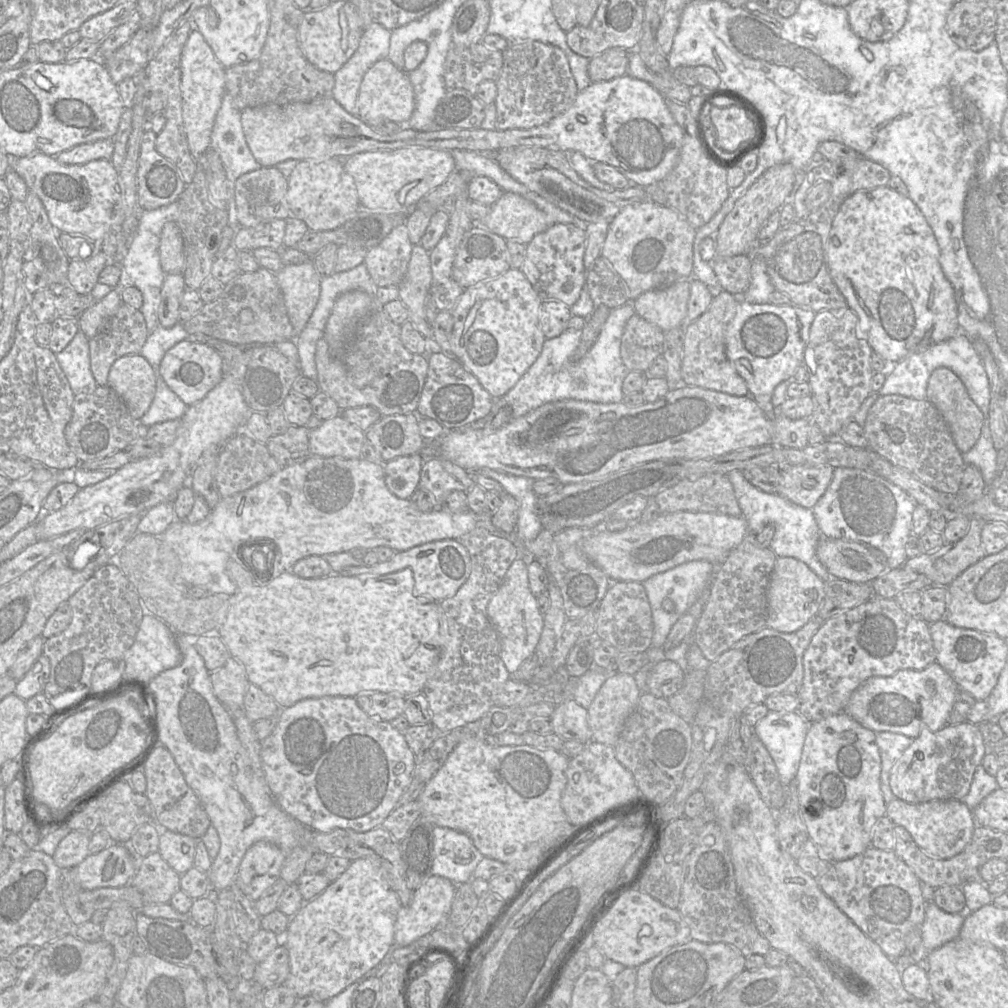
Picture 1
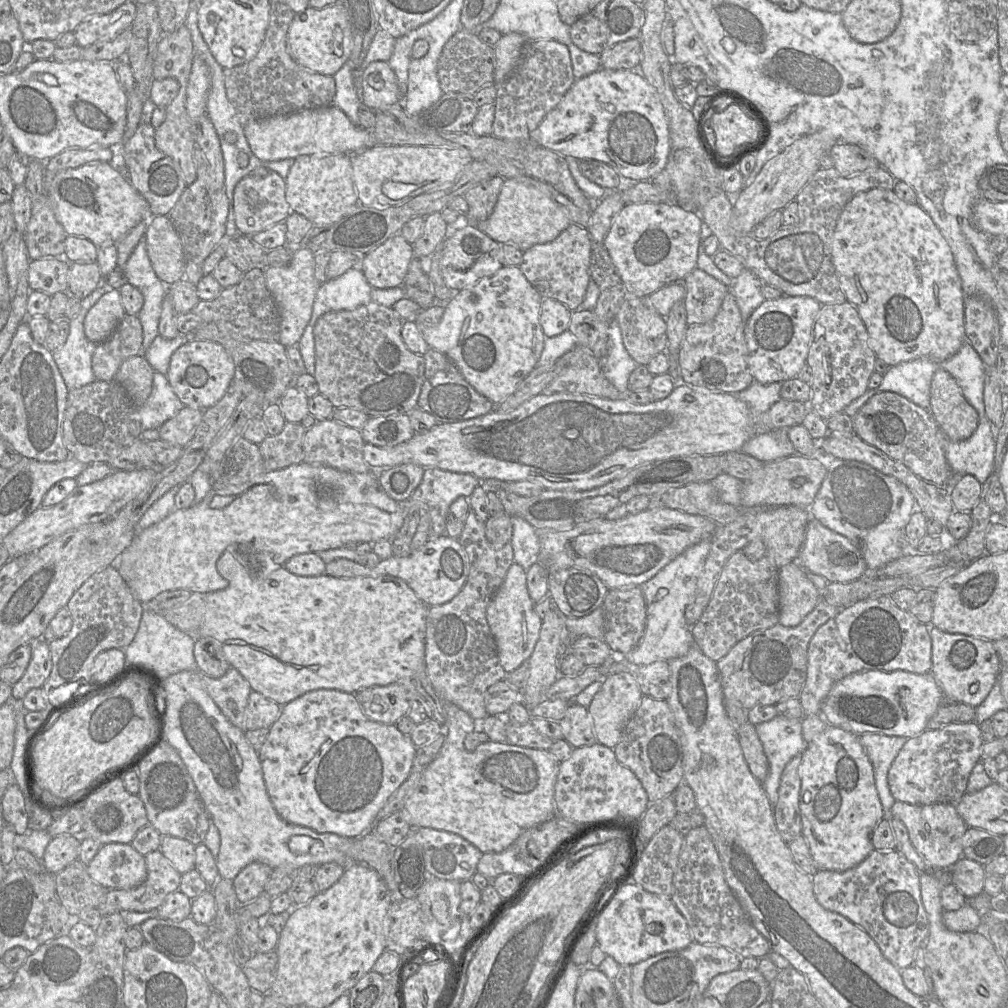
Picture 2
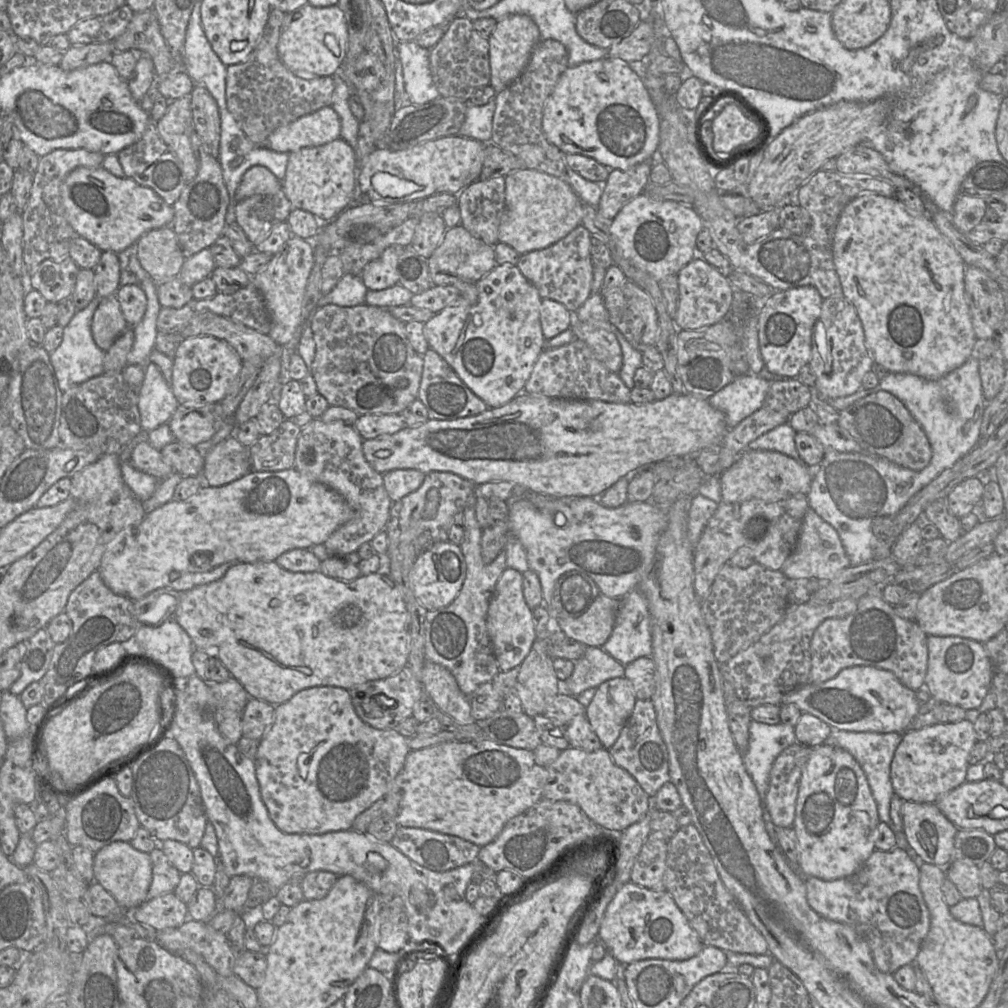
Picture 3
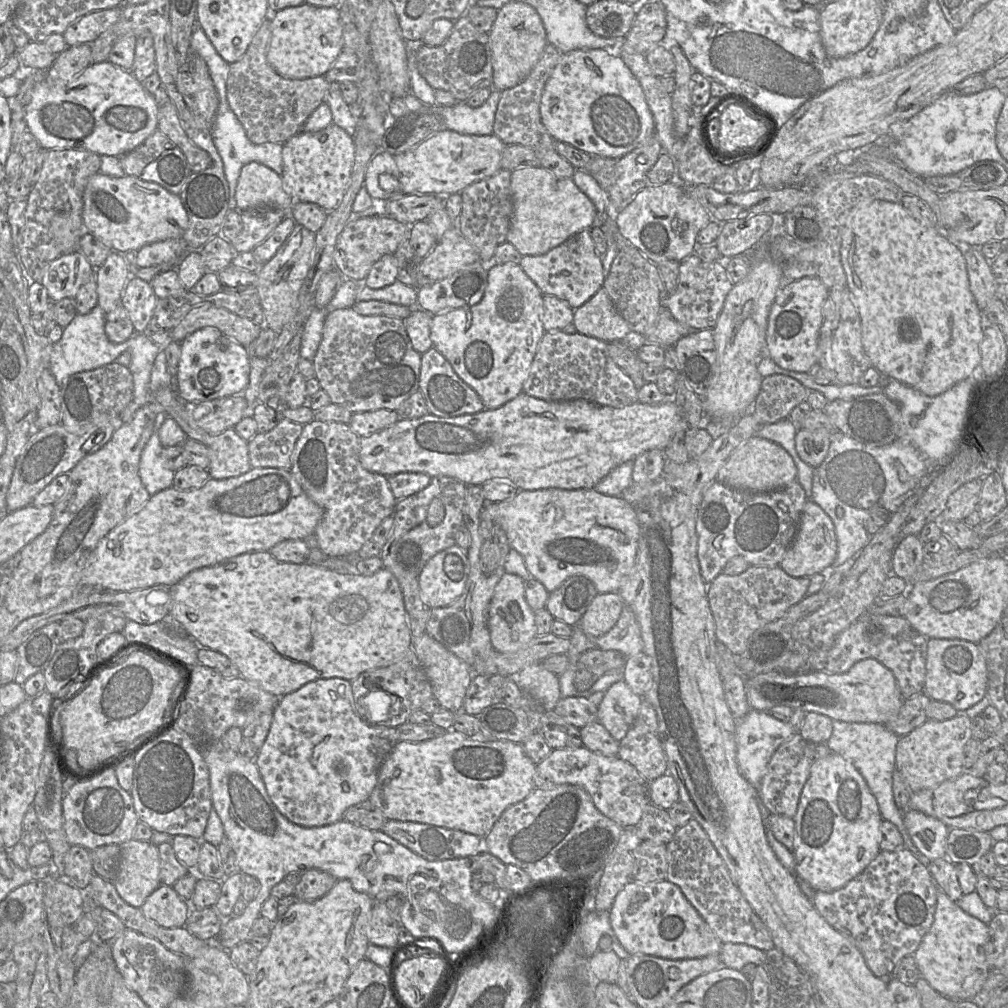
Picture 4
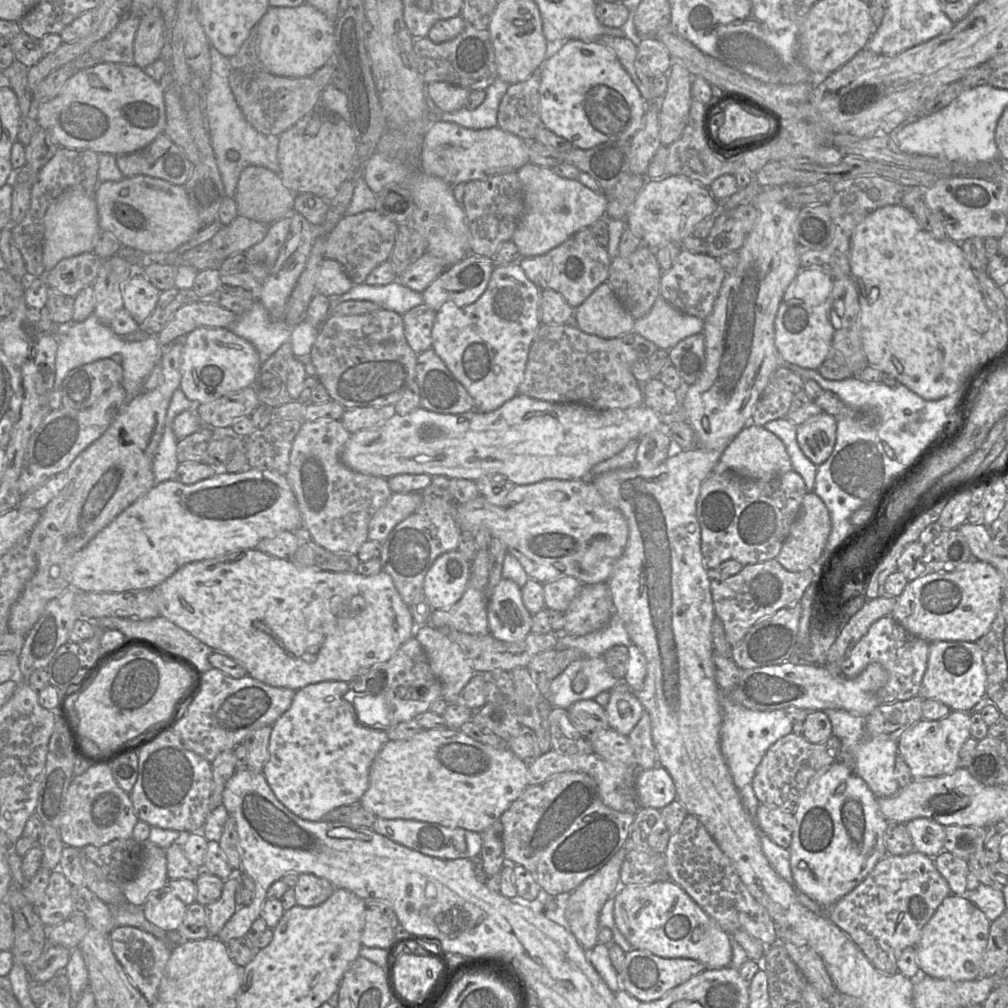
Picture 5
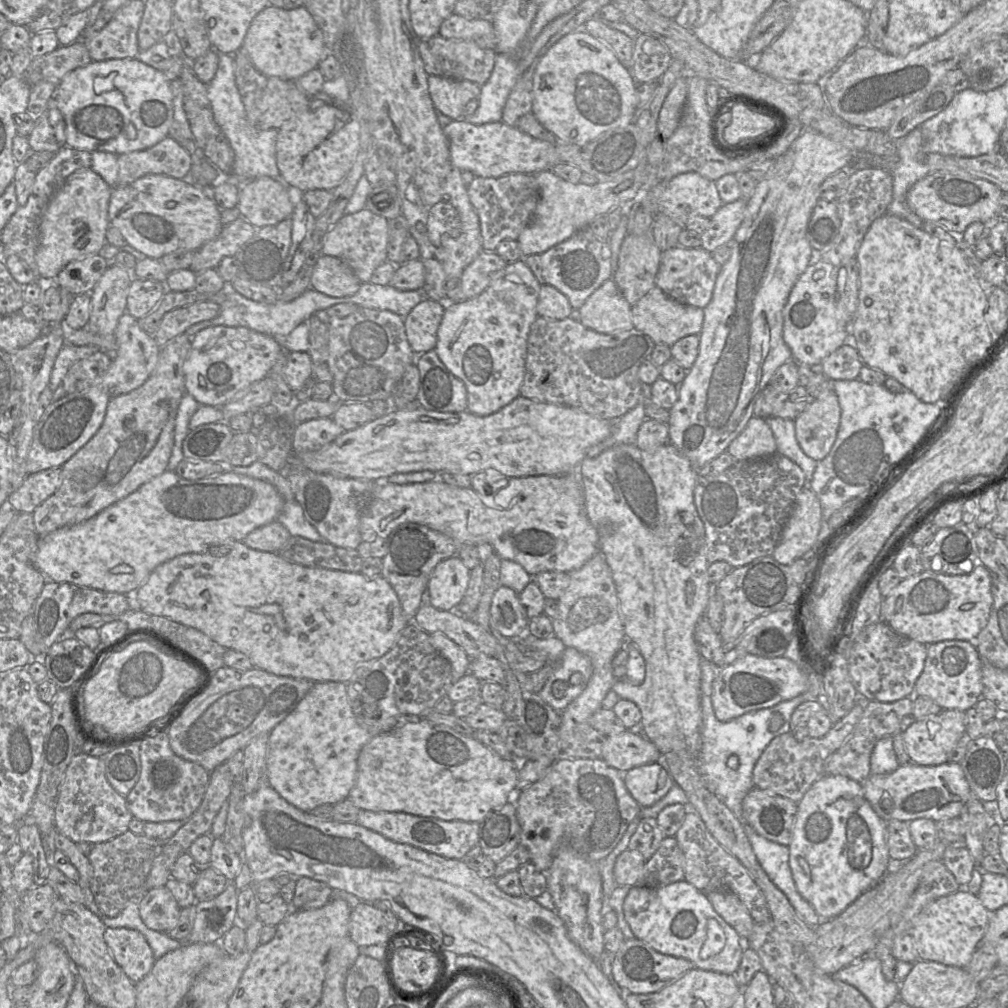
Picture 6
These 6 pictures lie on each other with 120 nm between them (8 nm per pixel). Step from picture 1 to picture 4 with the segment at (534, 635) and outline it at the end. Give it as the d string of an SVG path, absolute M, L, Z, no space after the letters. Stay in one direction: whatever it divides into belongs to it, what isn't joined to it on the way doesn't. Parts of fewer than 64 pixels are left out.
M505 572L495 587L488 610L488 629L492 647L500 653L514 653L536 635L535 612L525 599L524 583L518 575Z

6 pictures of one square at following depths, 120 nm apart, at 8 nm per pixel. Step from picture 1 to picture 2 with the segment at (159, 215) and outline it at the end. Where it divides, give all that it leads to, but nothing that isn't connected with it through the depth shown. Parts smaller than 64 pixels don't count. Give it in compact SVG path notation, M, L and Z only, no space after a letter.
M145 235L139 240L132 251L129 259L123 267L128 283L138 288L144 296L144 305L138 314L143 329L142 351L145 352L159 335L159 320L162 312L163 299L167 293L167 285L164 284L156 275L146 249Z

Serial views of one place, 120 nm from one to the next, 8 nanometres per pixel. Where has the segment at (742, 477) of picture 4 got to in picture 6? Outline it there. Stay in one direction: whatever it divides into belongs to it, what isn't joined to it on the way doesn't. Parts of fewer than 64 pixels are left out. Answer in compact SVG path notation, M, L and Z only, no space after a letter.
M753 415L743 431L729 444L727 452L739 460L767 458L776 454L775 437L766 420Z

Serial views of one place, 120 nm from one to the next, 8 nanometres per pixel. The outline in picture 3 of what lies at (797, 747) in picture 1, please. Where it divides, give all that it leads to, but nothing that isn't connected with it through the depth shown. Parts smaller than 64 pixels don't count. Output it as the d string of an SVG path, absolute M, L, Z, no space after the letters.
M751 720L749 741L743 753L745 768L758 791L762 817L770 839L777 845L775 824L772 821L766 803L770 770L776 757L788 746L797 742L794 726L784 724L766 724Z

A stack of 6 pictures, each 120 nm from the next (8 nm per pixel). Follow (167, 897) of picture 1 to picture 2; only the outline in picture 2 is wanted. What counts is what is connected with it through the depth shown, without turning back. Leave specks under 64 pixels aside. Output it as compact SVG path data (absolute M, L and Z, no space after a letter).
M160 850L145 855L145 861L147 877L142 884L131 889L108 889L104 902L97 907L103 917L115 912L148 912L157 909L168 894L179 890L182 874L173 867Z

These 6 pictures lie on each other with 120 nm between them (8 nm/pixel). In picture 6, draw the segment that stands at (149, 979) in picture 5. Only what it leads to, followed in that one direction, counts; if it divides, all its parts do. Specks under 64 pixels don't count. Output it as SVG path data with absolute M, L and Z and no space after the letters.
M106 928L104 939L113 959L133 983L151 971L156 960L141 932L129 928Z

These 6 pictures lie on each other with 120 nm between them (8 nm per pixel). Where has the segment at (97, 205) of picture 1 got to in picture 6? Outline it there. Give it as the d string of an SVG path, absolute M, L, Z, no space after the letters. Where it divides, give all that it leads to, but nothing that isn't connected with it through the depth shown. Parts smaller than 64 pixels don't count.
M147 174L128 185L112 187L108 218L128 245L159 259L176 250L198 250L214 239L223 228L221 210L212 197L212 186L198 187L188 179Z

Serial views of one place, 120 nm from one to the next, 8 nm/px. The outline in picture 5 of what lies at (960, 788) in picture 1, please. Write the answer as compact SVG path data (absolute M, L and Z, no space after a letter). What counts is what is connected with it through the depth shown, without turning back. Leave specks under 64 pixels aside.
M952 710L940 720L923 718L906 730L898 739L898 753L908 765L912 780L947 775L959 767L960 749L970 736L969 712Z

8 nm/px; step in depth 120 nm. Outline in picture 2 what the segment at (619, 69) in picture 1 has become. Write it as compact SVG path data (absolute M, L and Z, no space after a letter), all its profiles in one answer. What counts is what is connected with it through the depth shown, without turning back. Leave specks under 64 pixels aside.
M631 38L605 49L600 55L601 67L610 70L637 70L641 62L639 38Z

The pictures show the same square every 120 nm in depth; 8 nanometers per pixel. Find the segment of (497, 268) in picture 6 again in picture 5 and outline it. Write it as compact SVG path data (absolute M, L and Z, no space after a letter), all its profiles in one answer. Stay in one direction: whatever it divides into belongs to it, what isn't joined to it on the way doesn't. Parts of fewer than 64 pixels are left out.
M469 254L449 266L423 292L423 301L438 312L446 305L467 306L488 287L496 266L493 258Z

